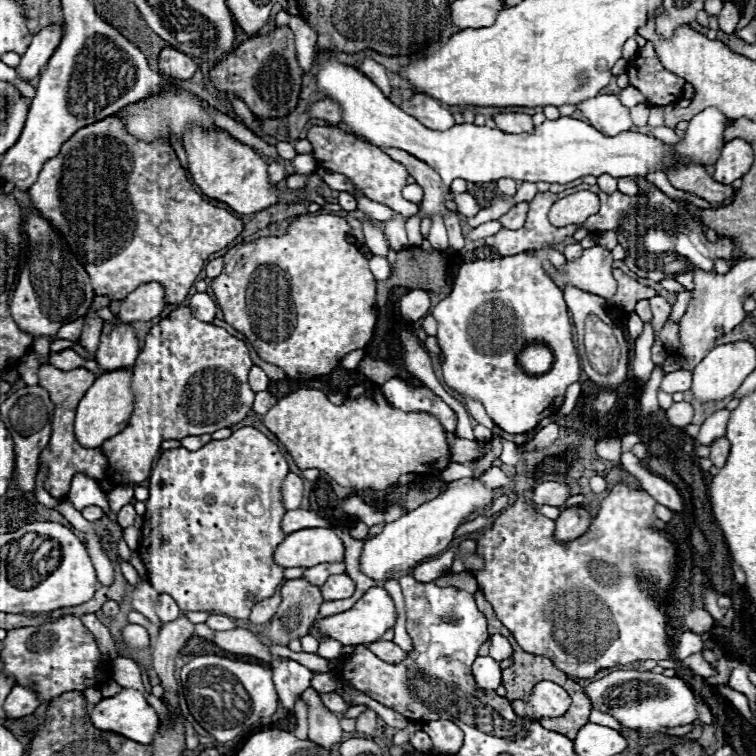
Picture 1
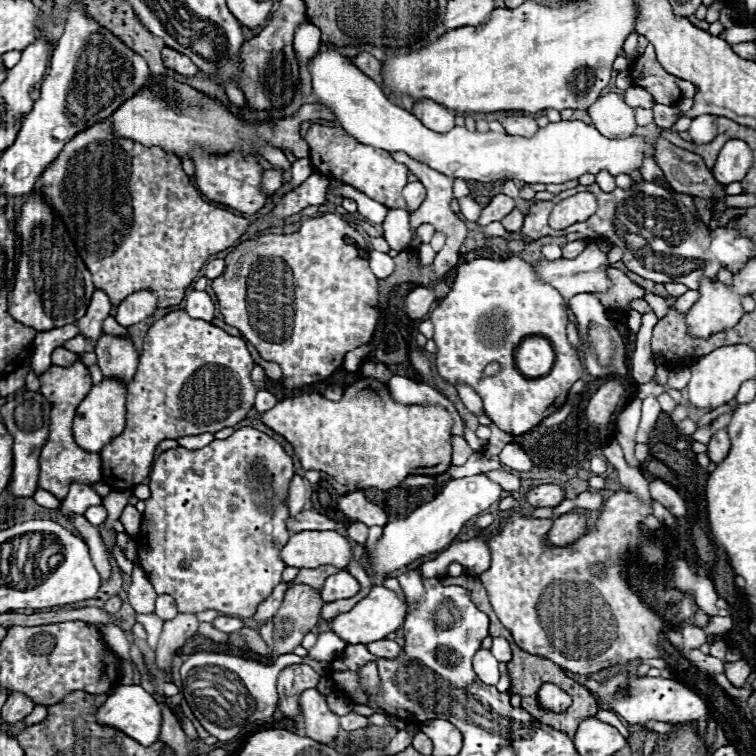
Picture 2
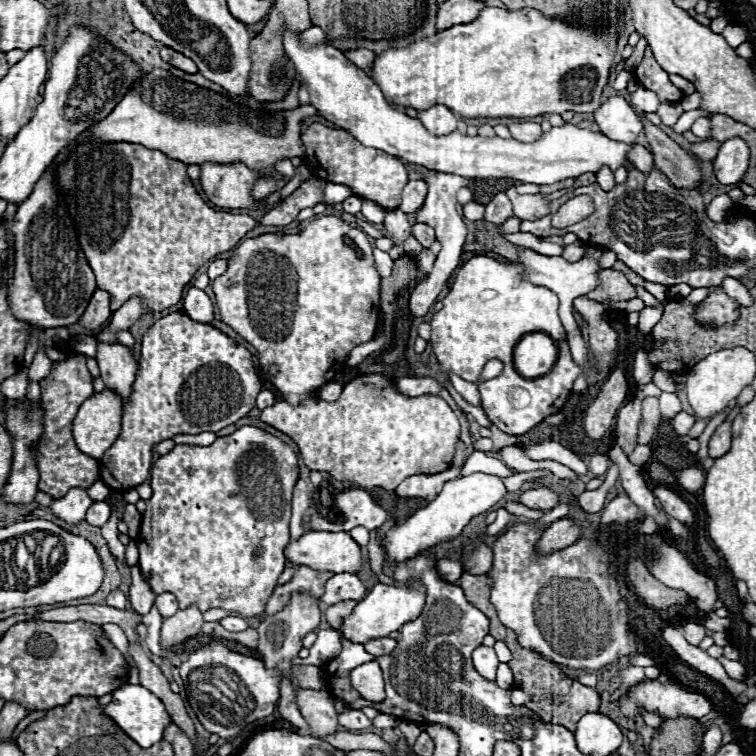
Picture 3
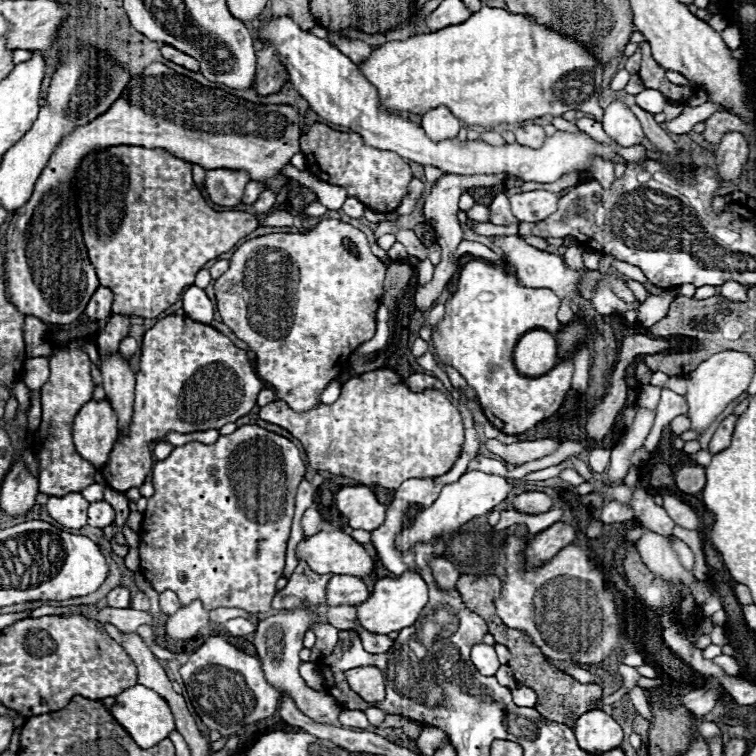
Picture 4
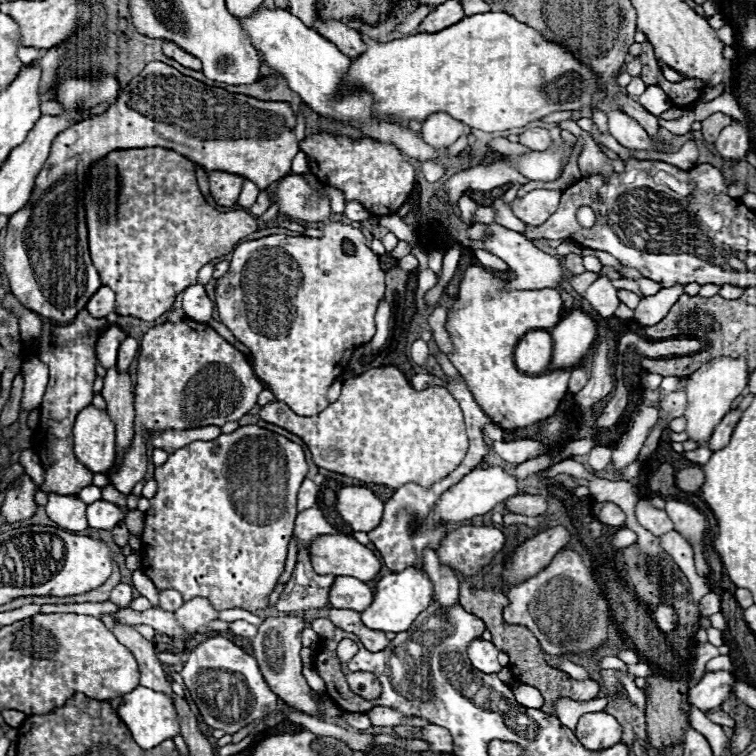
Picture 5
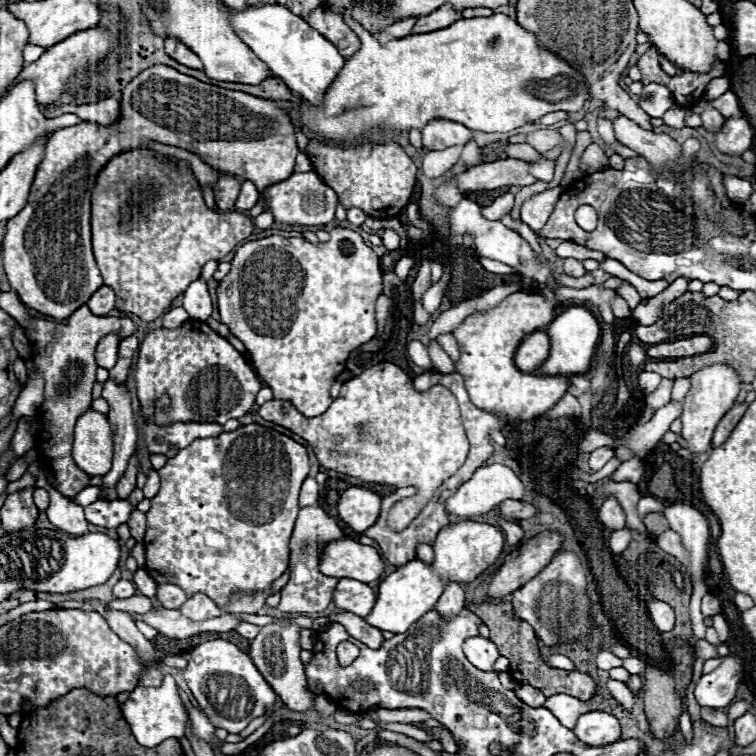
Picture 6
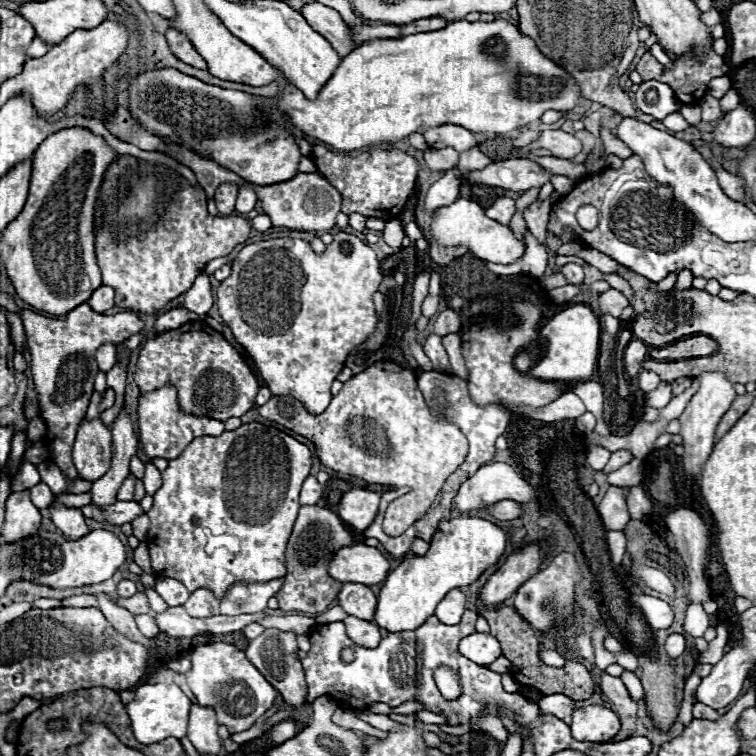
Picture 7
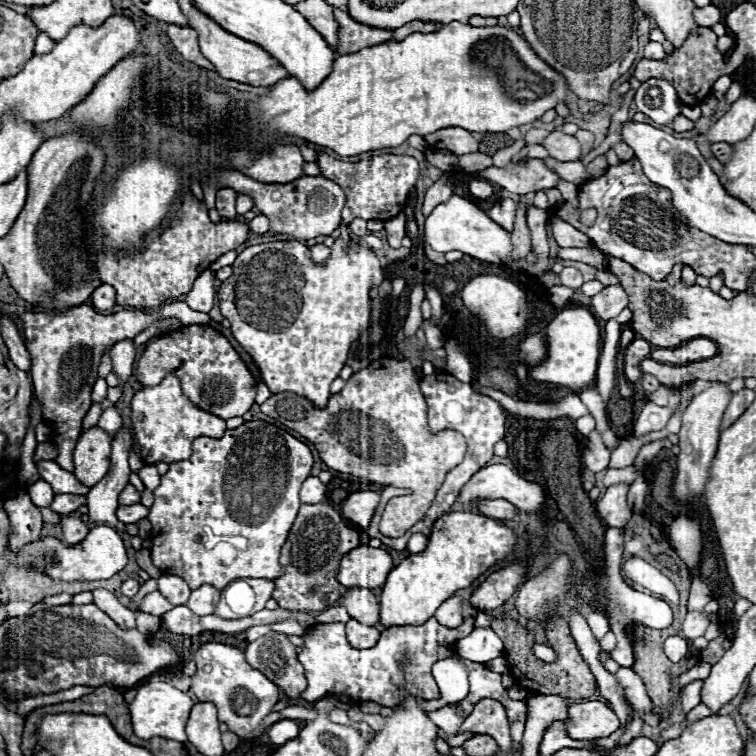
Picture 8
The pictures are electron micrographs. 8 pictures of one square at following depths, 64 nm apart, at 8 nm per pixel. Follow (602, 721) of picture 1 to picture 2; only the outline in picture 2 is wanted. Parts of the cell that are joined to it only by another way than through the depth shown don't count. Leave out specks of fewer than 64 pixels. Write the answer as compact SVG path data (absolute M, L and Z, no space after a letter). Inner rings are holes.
M599 710L595 716L598 718L598 720L602 720L603 722L606 722L617 728L620 734L622 734L622 736L625 738L630 735L628 729L621 723L620 719L613 712L607 710Z

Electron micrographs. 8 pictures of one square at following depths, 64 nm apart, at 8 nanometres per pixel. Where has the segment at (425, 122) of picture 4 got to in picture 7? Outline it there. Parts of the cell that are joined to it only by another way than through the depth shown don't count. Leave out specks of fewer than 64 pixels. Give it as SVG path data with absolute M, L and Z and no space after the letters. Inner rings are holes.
M442 124L442 126L430 128L424 132L424 138L426 138L426 144L436 150L454 148L458 152L466 152L478 144L470 130L466 130L462 126L454 126L454 124Z

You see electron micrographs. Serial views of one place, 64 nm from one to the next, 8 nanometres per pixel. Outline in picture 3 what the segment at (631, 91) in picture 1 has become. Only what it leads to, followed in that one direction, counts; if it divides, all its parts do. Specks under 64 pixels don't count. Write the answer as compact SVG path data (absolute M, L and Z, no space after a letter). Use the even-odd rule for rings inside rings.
M638 88L632 94L632 106L642 110L642 112L656 112L658 106L660 106L660 100L658 100L656 92L646 90L646 88Z

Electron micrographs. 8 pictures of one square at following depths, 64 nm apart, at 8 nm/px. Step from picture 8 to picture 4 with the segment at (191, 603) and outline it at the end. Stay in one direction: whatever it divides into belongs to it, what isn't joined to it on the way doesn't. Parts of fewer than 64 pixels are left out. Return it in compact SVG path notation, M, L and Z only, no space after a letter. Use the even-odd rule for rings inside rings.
M194 600L188 606L182 606L176 614L168 618L166 636L174 640L188 640L200 634L210 624L210 610L202 606L200 600Z

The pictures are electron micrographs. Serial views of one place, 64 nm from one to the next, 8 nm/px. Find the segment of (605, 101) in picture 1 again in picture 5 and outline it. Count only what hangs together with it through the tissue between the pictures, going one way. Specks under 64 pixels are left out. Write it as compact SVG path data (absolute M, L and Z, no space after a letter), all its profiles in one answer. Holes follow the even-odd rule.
M612 110L608 114L608 128L610 134L626 148L646 150L646 152L672 152L668 142L654 140L652 136L648 136L648 132L622 110Z

